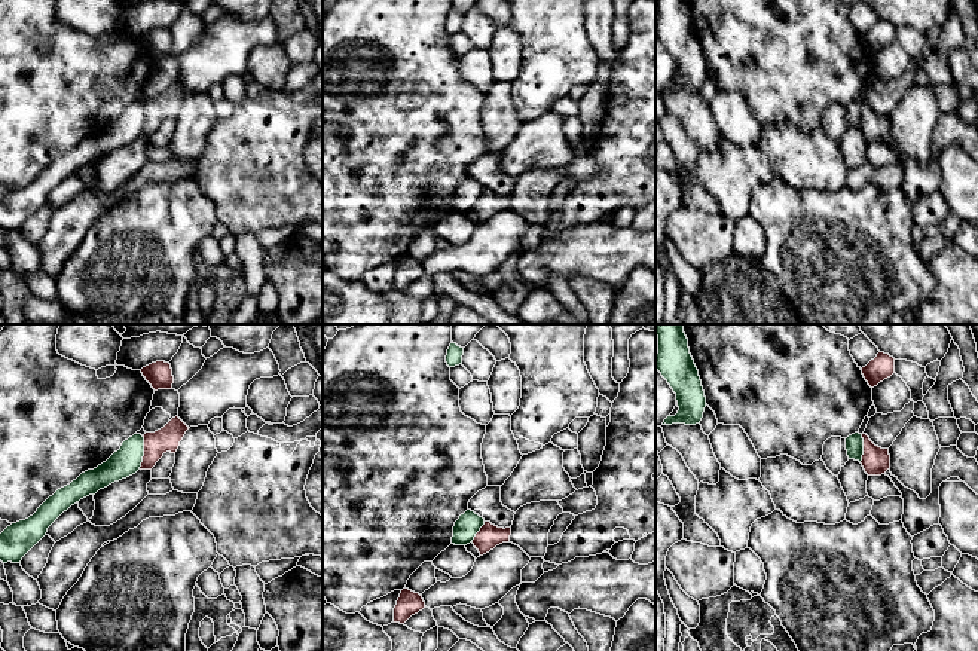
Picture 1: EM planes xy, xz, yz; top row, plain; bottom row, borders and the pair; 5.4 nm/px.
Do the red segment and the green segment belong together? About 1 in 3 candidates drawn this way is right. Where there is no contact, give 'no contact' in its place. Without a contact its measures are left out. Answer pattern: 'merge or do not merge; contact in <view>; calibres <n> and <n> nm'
do not merge; contact in xy; calibres 140 and 160 nm

